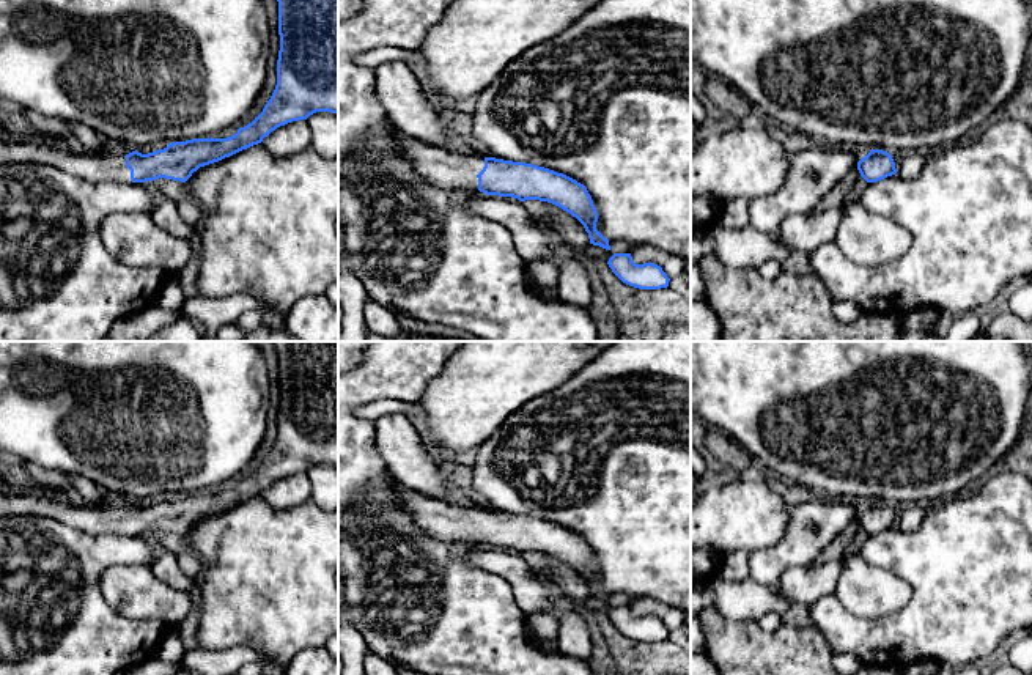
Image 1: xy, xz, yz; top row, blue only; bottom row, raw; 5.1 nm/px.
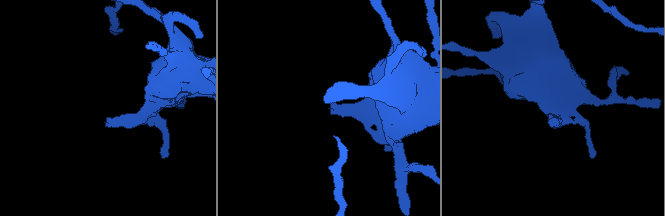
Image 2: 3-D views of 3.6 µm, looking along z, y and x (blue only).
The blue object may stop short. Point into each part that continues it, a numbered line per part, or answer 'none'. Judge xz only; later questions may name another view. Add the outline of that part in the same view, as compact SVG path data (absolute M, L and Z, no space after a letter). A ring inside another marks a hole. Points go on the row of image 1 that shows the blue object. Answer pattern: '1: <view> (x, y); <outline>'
1: xz (441, 167); M395 129L393 137L403 156L415 172L442 189L478 189L477 175L485 167L485 156L469 156L433 146Z

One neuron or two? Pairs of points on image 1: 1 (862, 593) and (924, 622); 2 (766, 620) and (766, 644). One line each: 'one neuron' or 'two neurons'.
1: two neurons
2: two neurons

